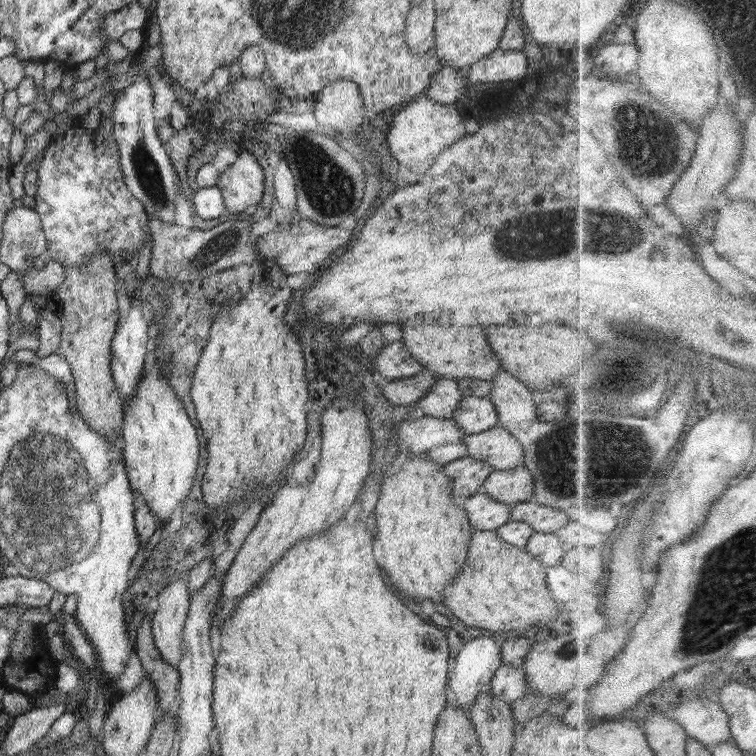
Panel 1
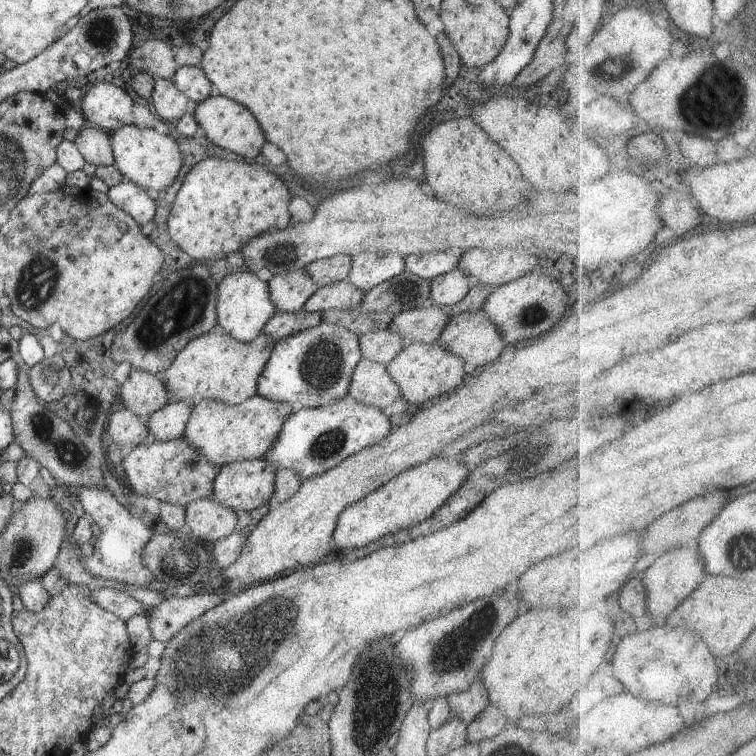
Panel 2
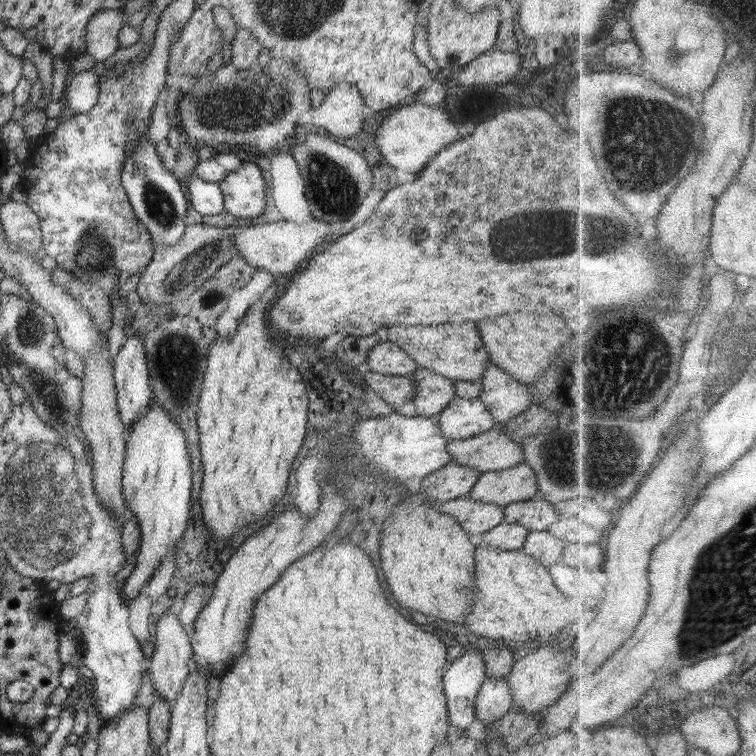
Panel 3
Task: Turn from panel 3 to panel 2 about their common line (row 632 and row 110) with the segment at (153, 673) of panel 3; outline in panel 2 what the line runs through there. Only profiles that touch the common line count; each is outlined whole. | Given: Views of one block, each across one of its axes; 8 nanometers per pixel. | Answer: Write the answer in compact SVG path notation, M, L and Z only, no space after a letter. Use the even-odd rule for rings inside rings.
M155 79L151 96L152 106L162 120L175 123L186 114L190 100L176 88L172 80Z

